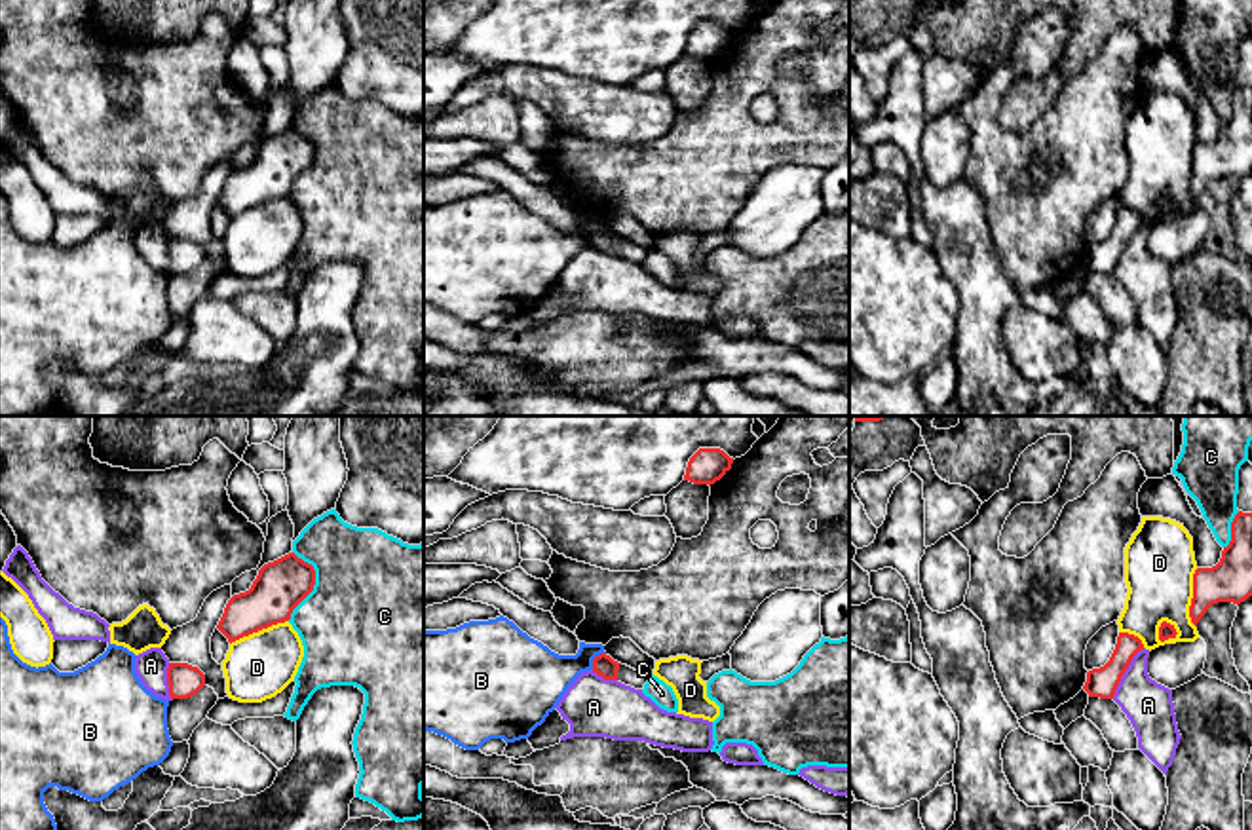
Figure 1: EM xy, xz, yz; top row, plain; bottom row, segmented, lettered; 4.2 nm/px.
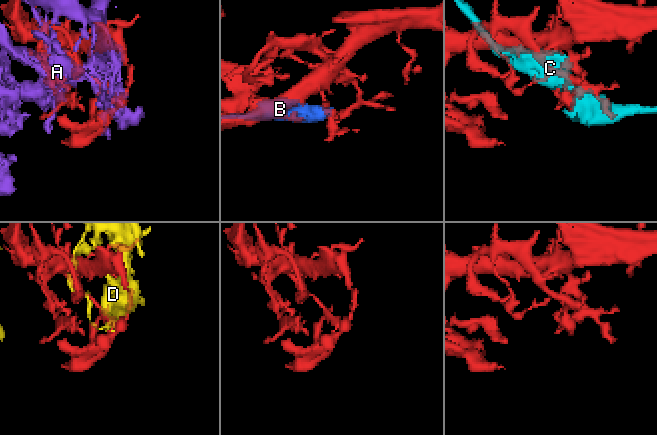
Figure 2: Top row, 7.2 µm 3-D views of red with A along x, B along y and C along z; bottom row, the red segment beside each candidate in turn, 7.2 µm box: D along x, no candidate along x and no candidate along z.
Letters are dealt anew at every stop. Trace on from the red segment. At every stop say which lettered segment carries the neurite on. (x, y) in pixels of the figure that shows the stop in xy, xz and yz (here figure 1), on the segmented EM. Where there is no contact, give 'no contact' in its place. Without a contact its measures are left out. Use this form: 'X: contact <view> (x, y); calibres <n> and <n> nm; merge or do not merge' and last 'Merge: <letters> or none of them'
A: contact yz (1123, 673); calibres 130 and 200 nm; do not merge
B: contact xz (593, 660); calibres 90 and 260 nm; do not merge
C: contact xy (314, 584); calibres 220 and 500 nm; do not merge
D: contact yz (1192, 599); calibres 180 and 300 nm; do not merge
Merge: none of them

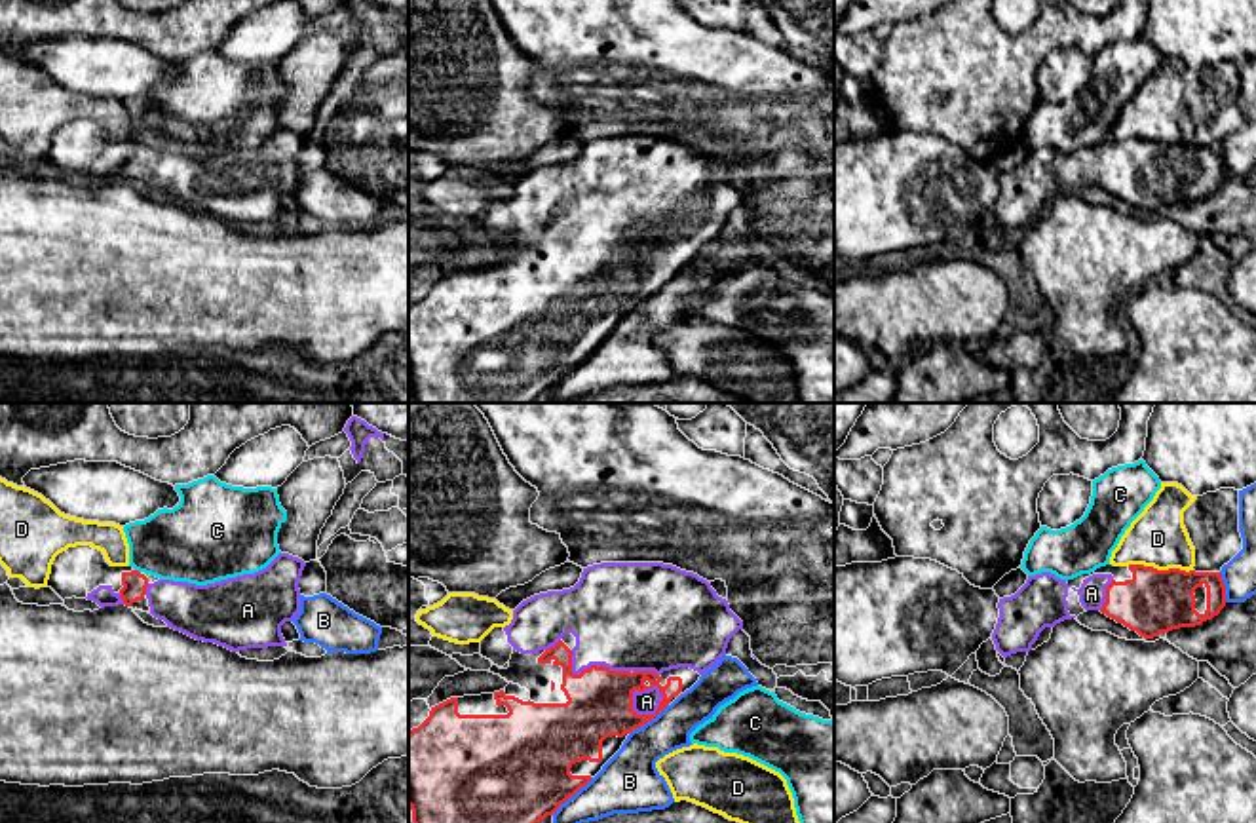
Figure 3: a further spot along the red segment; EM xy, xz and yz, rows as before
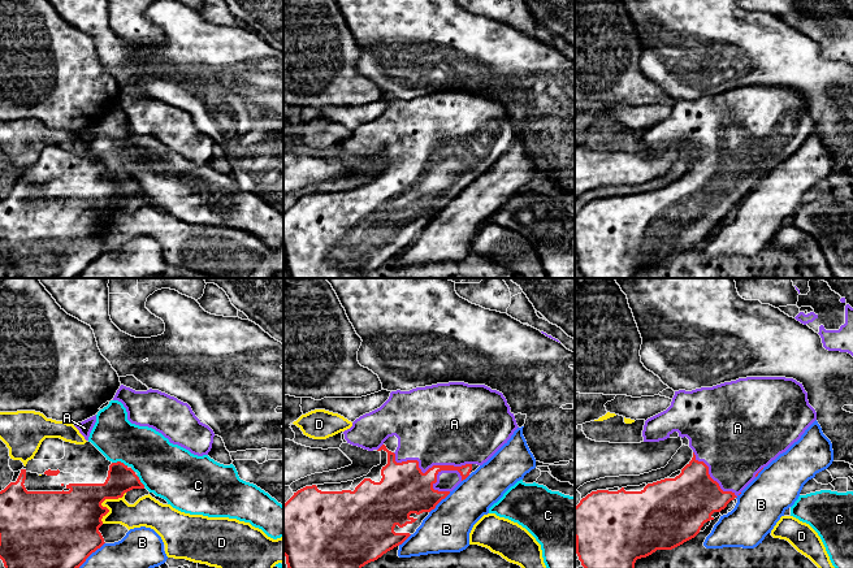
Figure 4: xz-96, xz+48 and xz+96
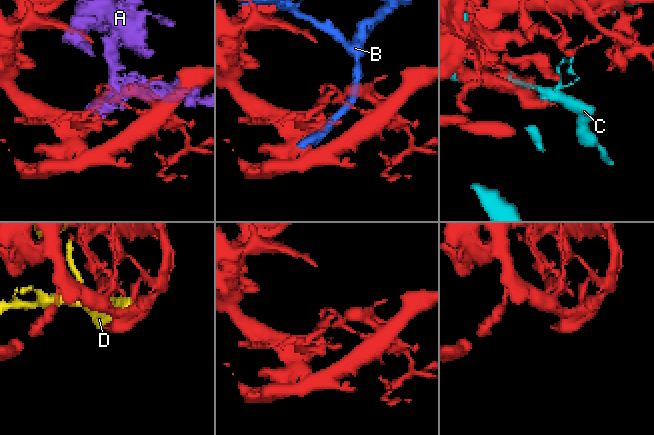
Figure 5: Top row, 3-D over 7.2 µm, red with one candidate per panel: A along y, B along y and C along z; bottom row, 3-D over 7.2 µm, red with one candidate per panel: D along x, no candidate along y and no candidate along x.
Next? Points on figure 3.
A: contact xz (633, 690); calibres 280 and 100 nm; merge
B: contact xz (570, 795); calibres 440 and 260 nm; do not merge
C: contact xy (137, 571); calibres 100 and 320 nm; do not merge
D: contact yz (1160, 571); calibres 280 and 240 nm; do not merge
Merge: A

